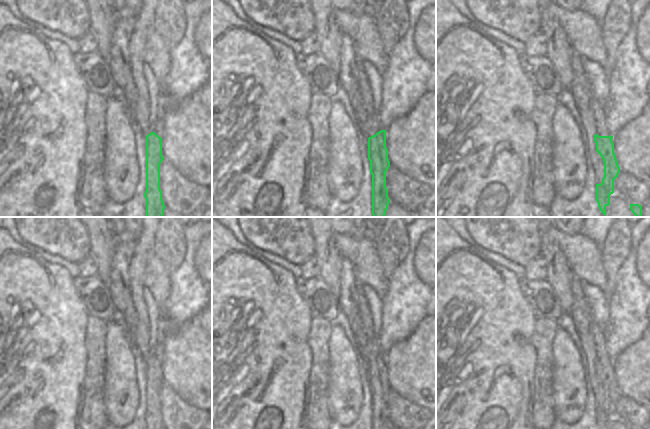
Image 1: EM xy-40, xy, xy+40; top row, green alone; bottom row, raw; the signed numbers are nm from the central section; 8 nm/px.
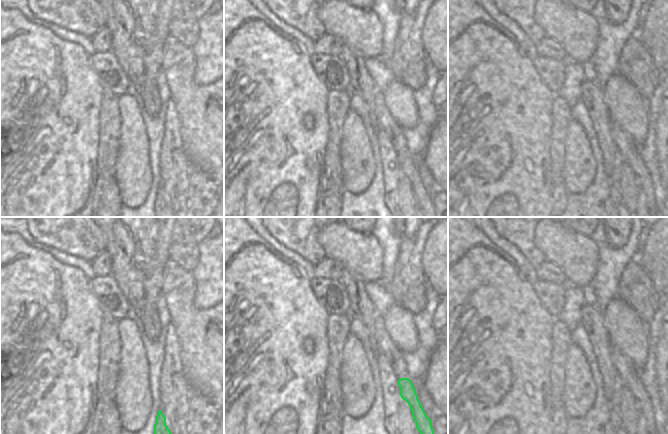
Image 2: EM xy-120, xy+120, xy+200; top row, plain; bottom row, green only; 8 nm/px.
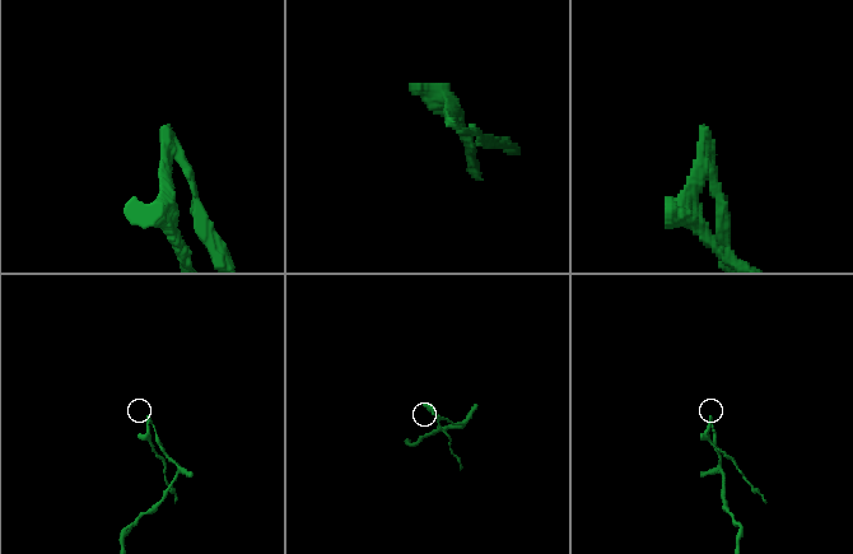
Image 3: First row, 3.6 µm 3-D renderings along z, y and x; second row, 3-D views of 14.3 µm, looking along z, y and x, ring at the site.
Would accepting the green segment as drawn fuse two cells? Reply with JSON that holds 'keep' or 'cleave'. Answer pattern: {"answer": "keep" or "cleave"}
{"answer": "cleave"}

